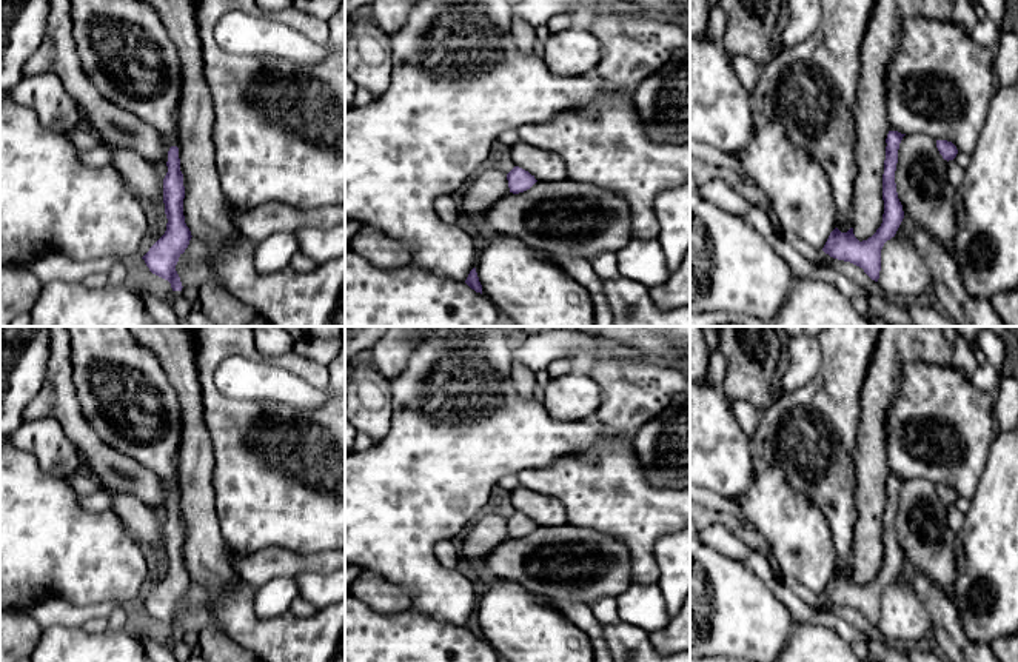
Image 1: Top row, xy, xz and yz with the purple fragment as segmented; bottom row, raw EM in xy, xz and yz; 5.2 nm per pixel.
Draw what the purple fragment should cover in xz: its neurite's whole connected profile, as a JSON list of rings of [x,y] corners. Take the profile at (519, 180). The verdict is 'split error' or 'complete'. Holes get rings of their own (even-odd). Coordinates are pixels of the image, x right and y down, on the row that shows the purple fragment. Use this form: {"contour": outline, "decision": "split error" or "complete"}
{"contour": [[[514,166],[507,174],[507,180],[508,180],[510,192],[513,192],[513,194],[524,192],[524,191],[530,189],[537,182],[534,179],[534,176],[531,176],[528,171],[522,169],[519,166]]], "decision": "complete"}

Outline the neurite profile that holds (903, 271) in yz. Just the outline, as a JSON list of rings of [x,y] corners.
[[[899,232],[881,249],[879,285],[893,294],[918,296],[932,289],[930,271],[913,243]]]

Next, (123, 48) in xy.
[[[71,0],[71,20],[82,69],[94,88],[169,140],[177,131],[180,62],[154,8],[143,0]]]

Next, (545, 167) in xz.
[[[525,142],[510,146],[514,166],[528,171],[537,182],[562,182],[568,179],[567,166],[553,152],[534,148]]]

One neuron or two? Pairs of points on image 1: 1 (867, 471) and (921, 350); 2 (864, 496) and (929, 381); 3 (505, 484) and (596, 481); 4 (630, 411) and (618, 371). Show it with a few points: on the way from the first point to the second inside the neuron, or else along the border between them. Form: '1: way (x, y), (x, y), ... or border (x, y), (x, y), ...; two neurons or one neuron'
1: way (870, 437), (877, 393), (887, 371); one neuron
2: border (886, 421), (886, 467), (890, 474); two neurons
3: border (516, 474), (521, 484); two neurons
4: way (630, 402), (630, 390), (621, 381); one neuron

